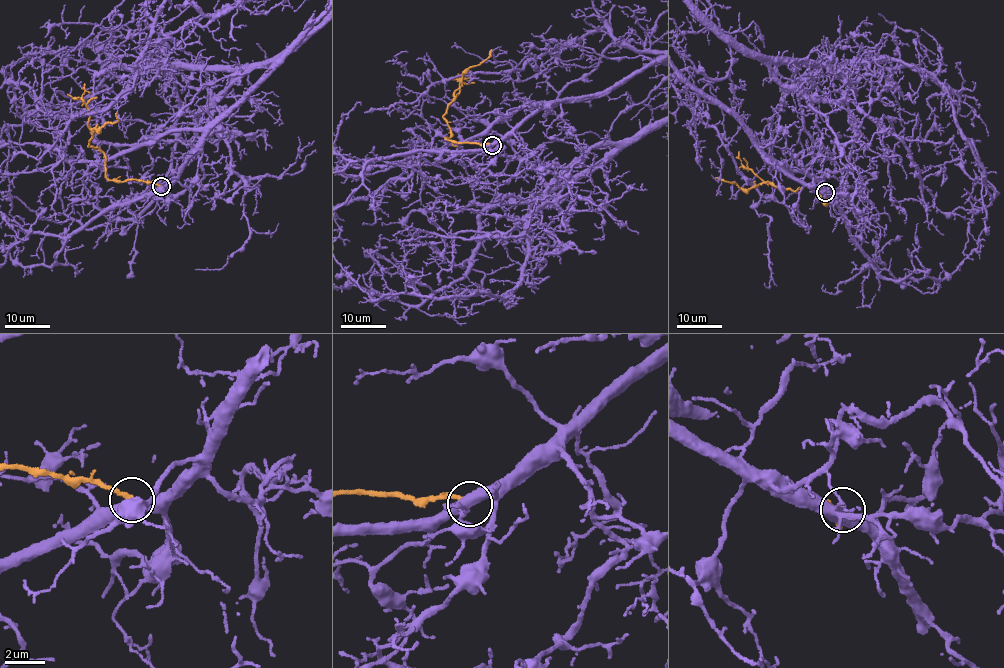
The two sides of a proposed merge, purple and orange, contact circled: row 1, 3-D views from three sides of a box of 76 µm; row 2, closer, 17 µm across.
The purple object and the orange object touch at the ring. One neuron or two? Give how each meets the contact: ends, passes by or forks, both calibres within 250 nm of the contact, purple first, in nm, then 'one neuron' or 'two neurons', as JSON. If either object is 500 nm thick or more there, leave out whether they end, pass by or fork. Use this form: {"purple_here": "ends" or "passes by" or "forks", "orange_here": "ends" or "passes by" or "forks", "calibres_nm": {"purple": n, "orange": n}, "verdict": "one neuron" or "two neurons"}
{"calibres_nm": {"purple": 500, "orange": 260}, "verdict": "two neurons"}

